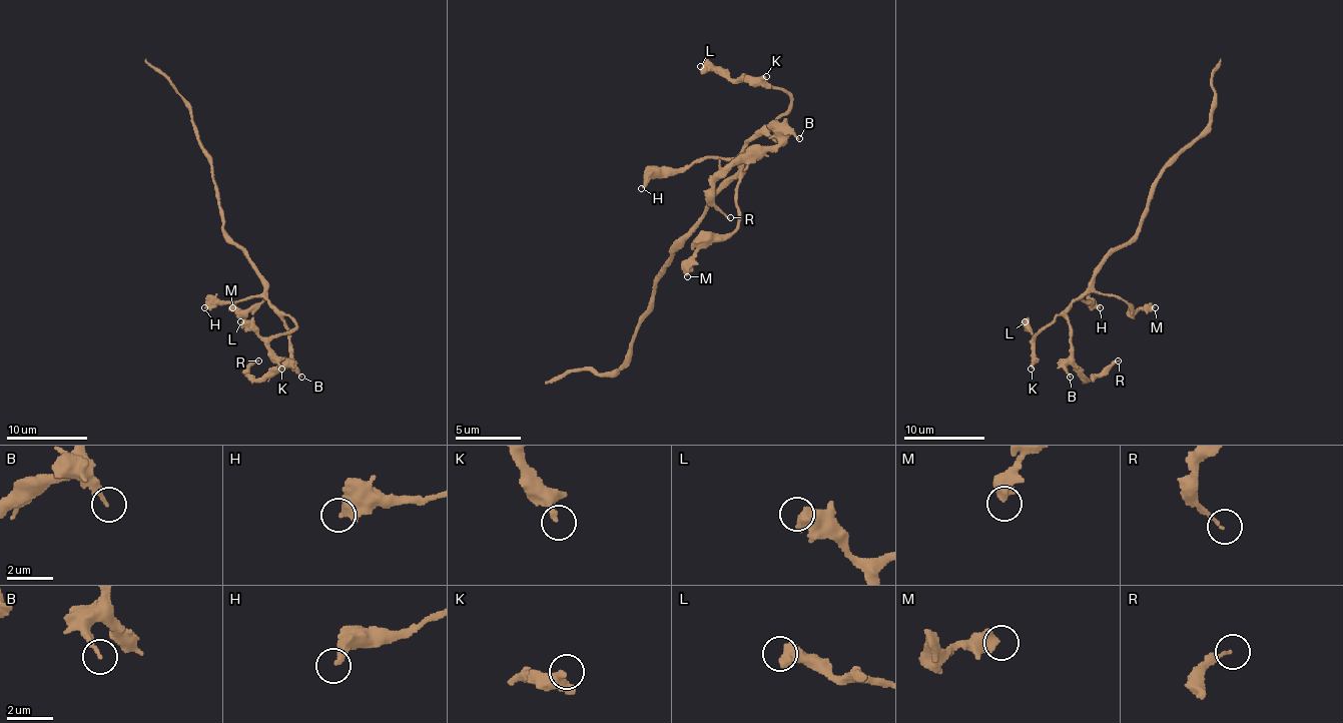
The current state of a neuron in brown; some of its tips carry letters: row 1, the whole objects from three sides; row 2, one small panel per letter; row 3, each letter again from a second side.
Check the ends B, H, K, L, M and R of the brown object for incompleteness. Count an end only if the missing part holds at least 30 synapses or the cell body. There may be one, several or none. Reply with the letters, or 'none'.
none

